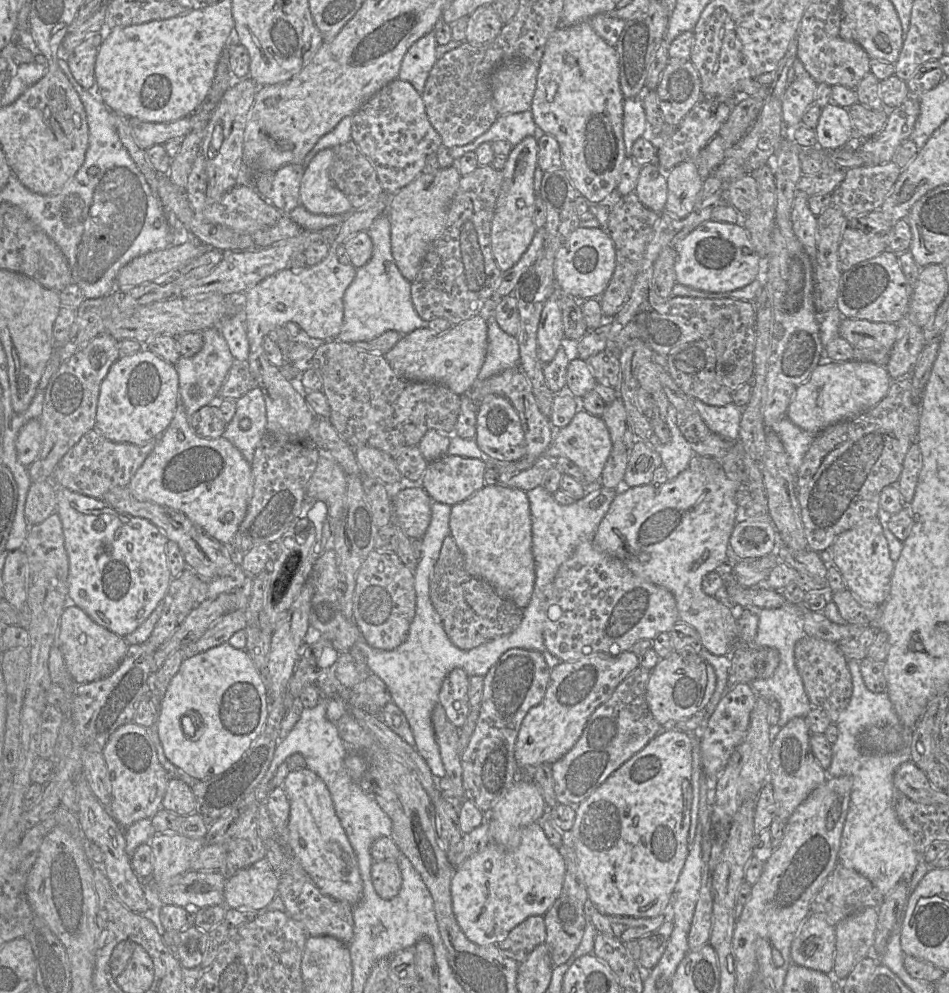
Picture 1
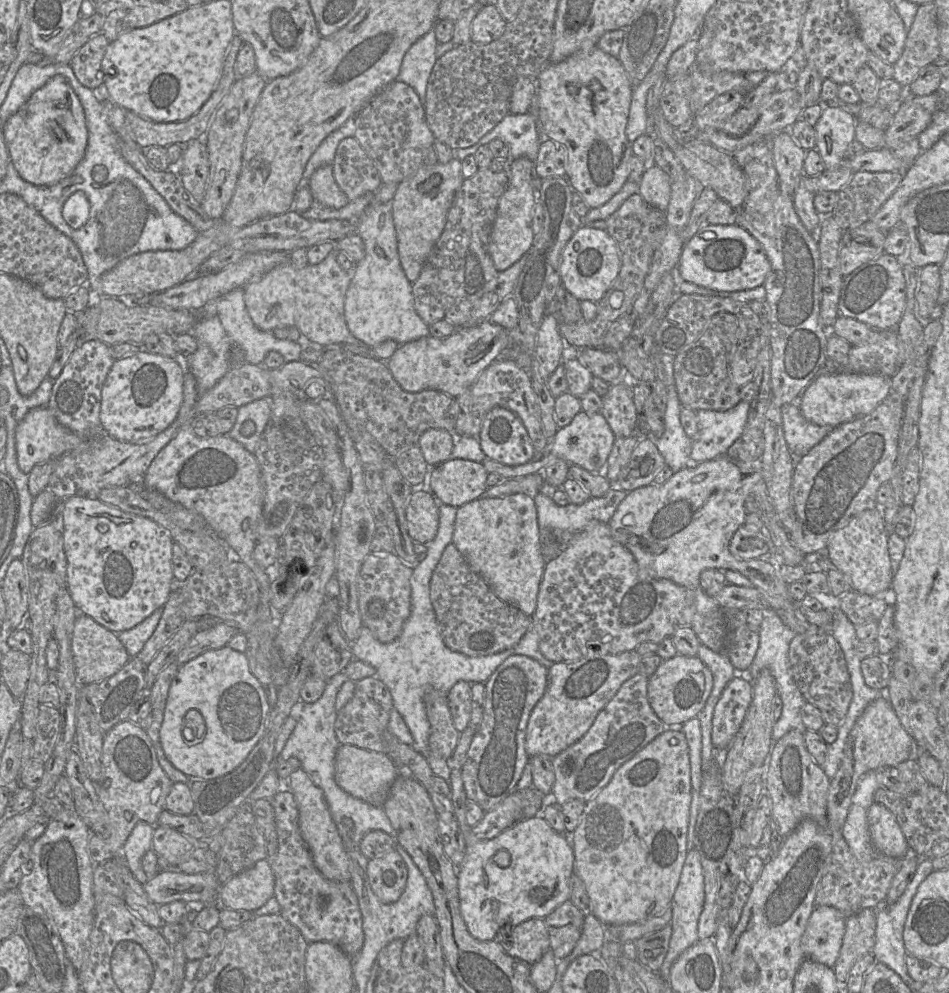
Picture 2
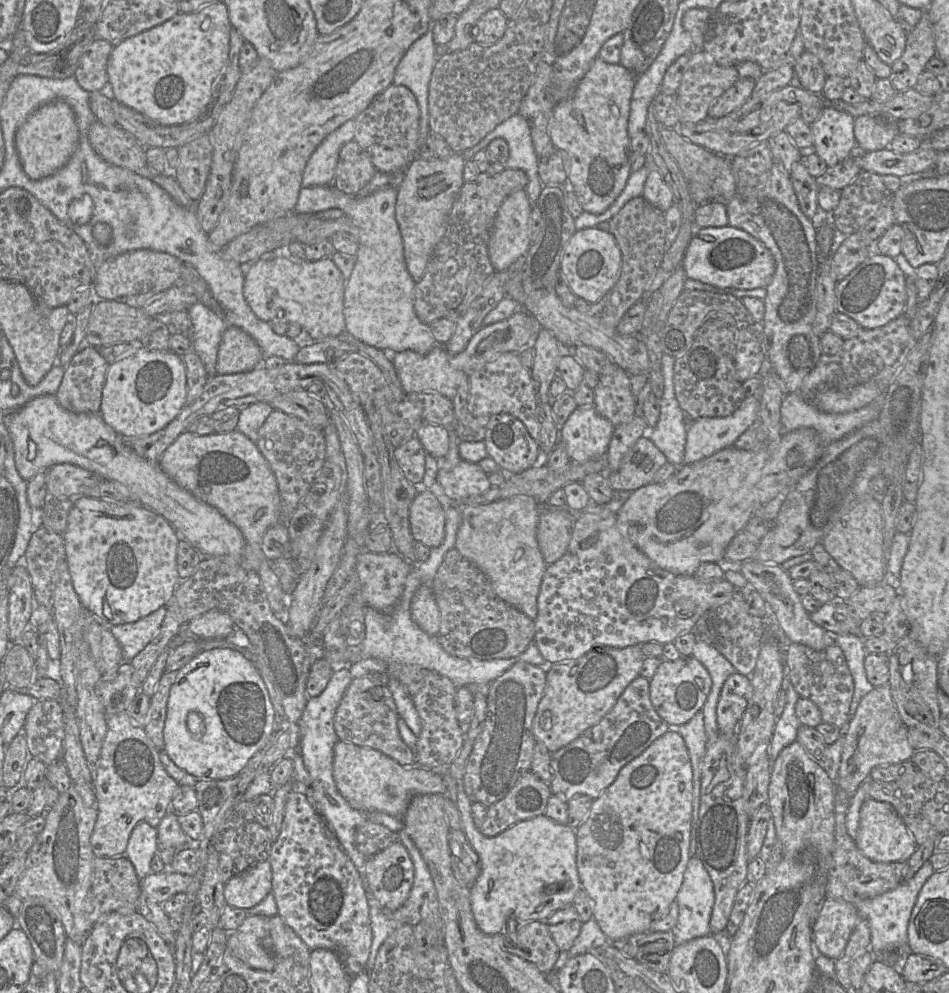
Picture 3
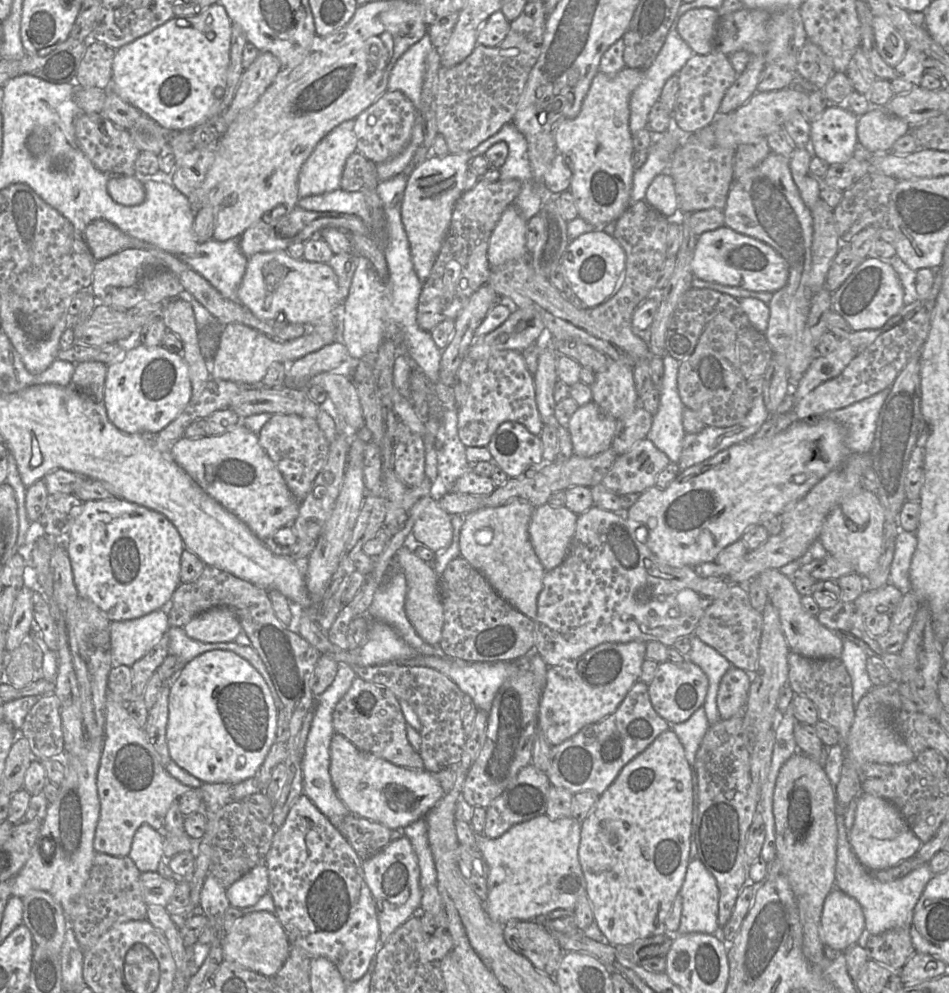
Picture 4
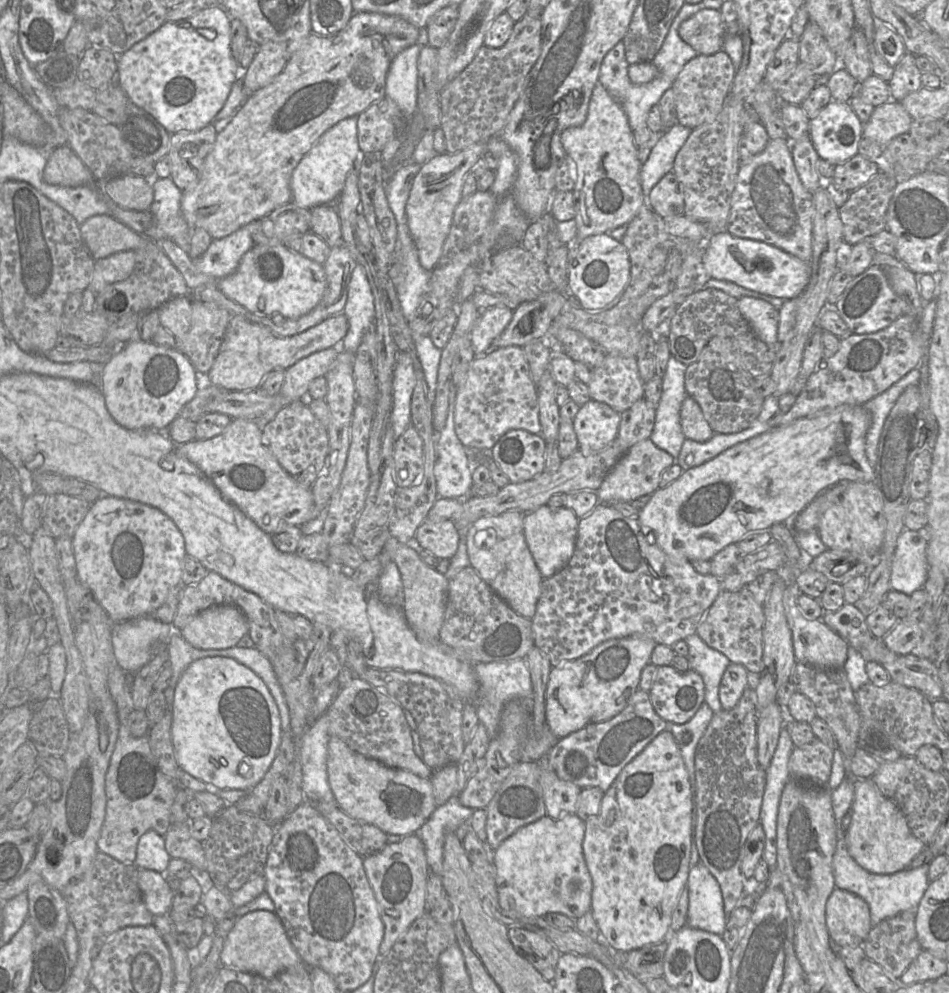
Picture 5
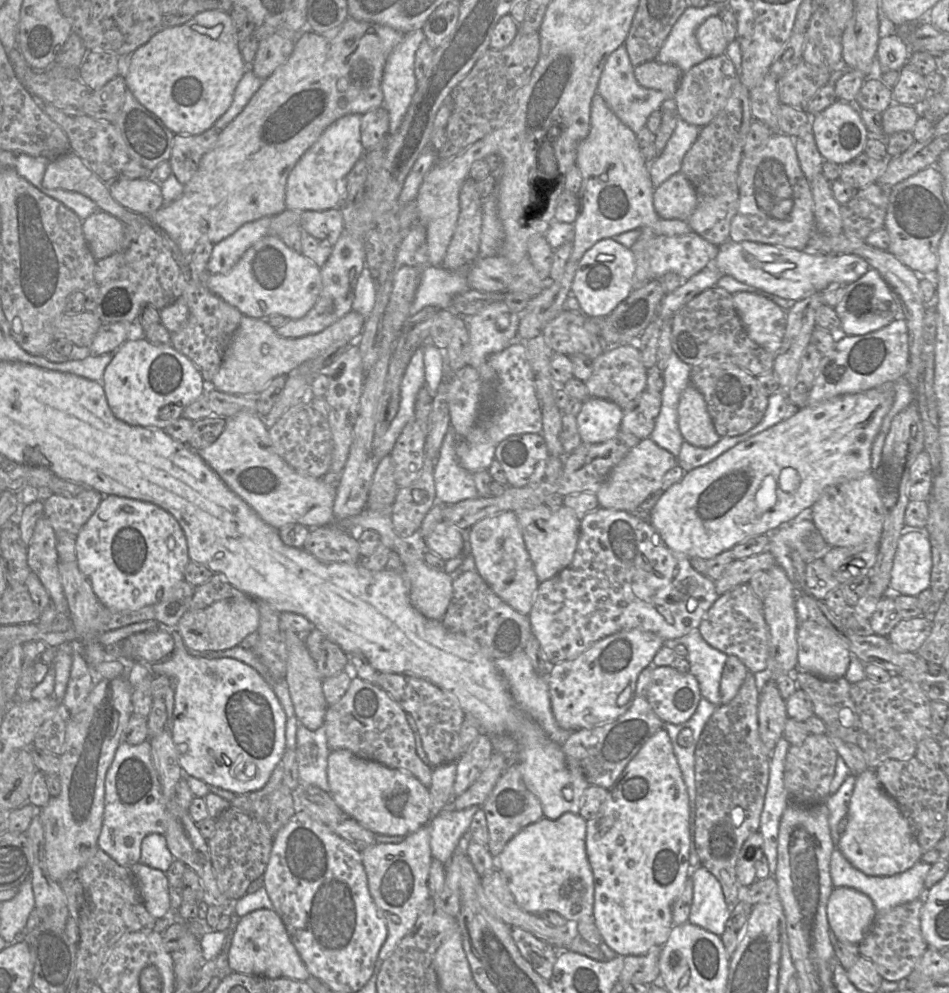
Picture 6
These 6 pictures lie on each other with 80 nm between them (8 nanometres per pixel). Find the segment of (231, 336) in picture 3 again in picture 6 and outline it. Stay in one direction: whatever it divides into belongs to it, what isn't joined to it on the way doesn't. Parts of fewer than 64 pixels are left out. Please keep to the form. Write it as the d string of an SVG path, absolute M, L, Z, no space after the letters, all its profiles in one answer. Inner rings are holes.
M351 311L317 334L300 338L283 338L267 319L243 315L211 384L220 392L258 396L275 377L287 376L301 364L316 358L331 346L340 346L353 339L359 339L366 319L362 314Z

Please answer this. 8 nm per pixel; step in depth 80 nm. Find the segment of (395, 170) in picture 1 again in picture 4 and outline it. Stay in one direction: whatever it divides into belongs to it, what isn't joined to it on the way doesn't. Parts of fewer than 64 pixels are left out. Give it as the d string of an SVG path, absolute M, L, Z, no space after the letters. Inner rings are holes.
M386 91L355 119L357 151L375 165L397 156L408 144L415 120L416 108L411 100L400 91Z

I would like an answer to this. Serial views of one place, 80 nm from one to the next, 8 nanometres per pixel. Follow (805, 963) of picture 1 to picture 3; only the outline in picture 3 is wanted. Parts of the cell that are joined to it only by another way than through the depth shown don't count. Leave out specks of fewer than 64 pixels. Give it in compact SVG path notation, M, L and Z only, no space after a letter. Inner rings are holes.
M826 897L812 923L812 941L816 953L836 961L843 954L860 918L855 905Z

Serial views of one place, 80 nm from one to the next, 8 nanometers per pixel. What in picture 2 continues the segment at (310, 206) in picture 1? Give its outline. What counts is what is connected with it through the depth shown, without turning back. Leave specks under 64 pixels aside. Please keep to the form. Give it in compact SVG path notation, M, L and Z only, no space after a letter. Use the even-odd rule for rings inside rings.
M324 165L318 168L305 183L312 193L315 204L340 209L350 201L337 185L332 165Z

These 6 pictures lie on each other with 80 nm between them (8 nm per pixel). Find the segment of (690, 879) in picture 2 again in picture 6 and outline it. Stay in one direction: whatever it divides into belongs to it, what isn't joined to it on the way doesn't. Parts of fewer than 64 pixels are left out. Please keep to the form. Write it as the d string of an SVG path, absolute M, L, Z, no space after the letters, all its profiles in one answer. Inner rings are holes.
M703 866L690 873L693 898L688 922L721 936L732 906L725 902L721 884Z

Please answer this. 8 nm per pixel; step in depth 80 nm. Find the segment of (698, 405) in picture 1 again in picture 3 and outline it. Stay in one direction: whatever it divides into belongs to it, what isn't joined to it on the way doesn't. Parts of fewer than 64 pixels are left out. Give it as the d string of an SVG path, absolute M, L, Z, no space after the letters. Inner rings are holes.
M746 396L740 407L726 417L700 417L687 430L683 464L691 464L733 446L739 436L759 419L760 399Z

